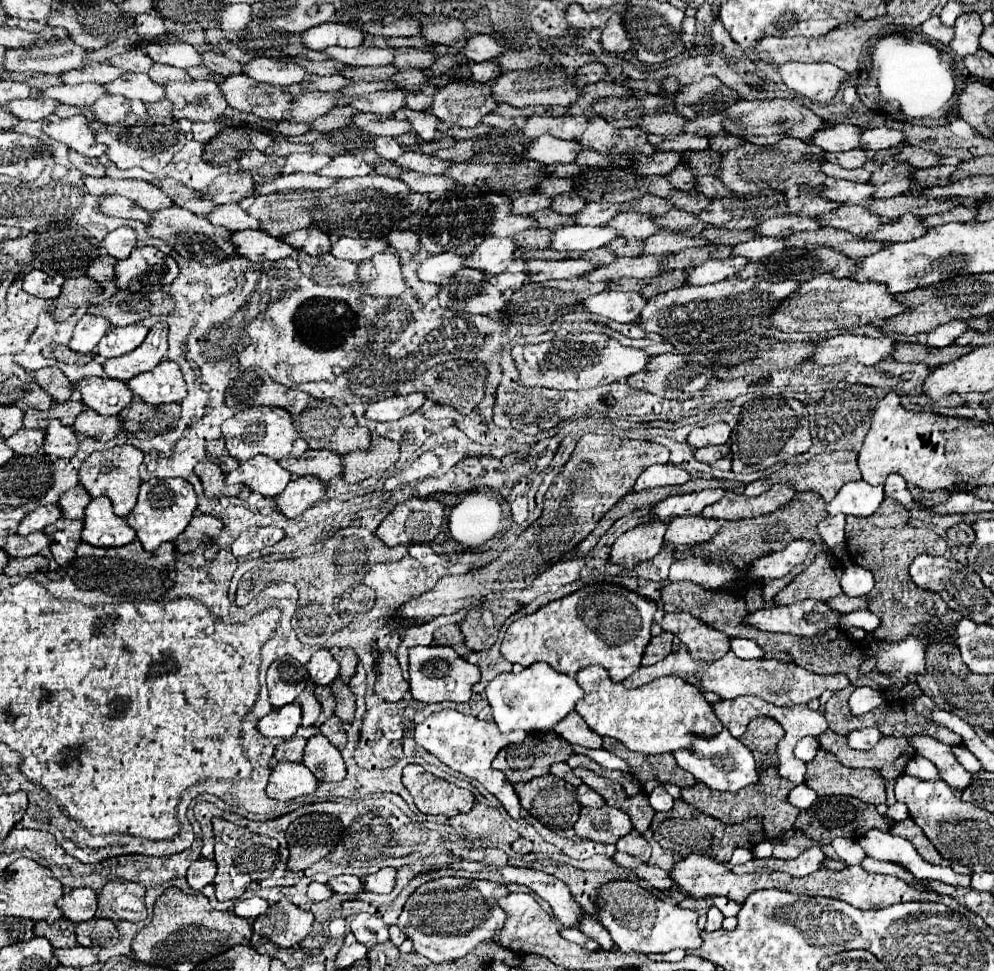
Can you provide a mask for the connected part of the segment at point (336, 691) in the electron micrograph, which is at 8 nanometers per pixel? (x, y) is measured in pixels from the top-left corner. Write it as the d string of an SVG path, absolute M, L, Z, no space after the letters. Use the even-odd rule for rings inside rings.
M339 677L331 683L331 689L333 689L333 695L337 699L335 715L339 719L343 719L345 723L351 723L355 717L355 695L353 695L353 691Z

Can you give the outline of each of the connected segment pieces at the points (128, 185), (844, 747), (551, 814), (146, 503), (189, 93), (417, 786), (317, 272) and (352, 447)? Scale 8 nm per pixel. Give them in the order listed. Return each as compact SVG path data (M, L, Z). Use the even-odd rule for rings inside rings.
M85 177L85 185L91 195L123 195L139 203L141 207L157 213L175 203L153 183L135 181L135 179L111 179L111 177Z
M831 729L821 733L817 739L821 749L833 751L835 757L847 767L875 767L885 779L897 779L905 771L909 759L915 757L915 751L905 737L881 737L877 747L867 751L851 749L847 737Z
M549 773L527 783L517 783L515 791L521 807L543 825L551 829L567 829L575 825L581 805L577 801L575 787L567 781Z
M181 477L173 479L149 479L141 483L139 499L135 509L127 515L129 525L137 531L137 539L143 543L145 551L157 551L157 547L165 541L175 541L179 533L193 519L193 511L197 509L197 495L189 481Z
M175 81L165 85L165 93L173 103L175 119L217 121L227 107L225 95L215 81Z
M407 765L403 769L403 785L413 795L421 813L451 817L473 807L471 791L427 773L421 765Z
M299 251L299 267L309 279L321 285L351 285L359 281L359 263L337 259L333 253L311 257Z
M323 399L317 403L317 407L307 407L301 415L295 417L295 427L301 431L301 437L309 443L311 449L333 449L339 455L347 455L371 445L371 431L367 427L359 427L351 407L335 399Z

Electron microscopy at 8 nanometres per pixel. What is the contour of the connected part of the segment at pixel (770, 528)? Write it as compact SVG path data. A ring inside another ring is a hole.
M803 491L803 493L797 493L793 497L793 503L785 505L785 509L781 509L781 511L775 511L775 513L769 513L769 515L761 515L757 519L753 517L753 519L741 519L741 521L723 521L721 523L721 533L717 533L707 543L693 545L691 549L687 549L683 553L677 551L675 559L689 557L689 555L705 555L707 553L711 557L733 559L737 563L737 567L745 567L757 555L767 555L767 553L785 549L785 545L789 541L793 541L793 539L819 541L817 523L821 519L825 519L825 517L827 517L827 511L825 511L825 501L821 499L821 495L817 495L813 491Z

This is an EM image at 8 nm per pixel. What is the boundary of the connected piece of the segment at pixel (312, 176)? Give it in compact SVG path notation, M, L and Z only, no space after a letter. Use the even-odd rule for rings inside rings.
M291 173L291 175L281 175L281 177L277 177L275 181L271 181L271 183L267 183L267 185L257 185L257 195L267 195L267 193L273 193L273 191L297 191L297 189L327 189L327 187L335 185L337 181L341 181L341 179L337 179L337 177L321 177L321 175L317 175L317 173Z

